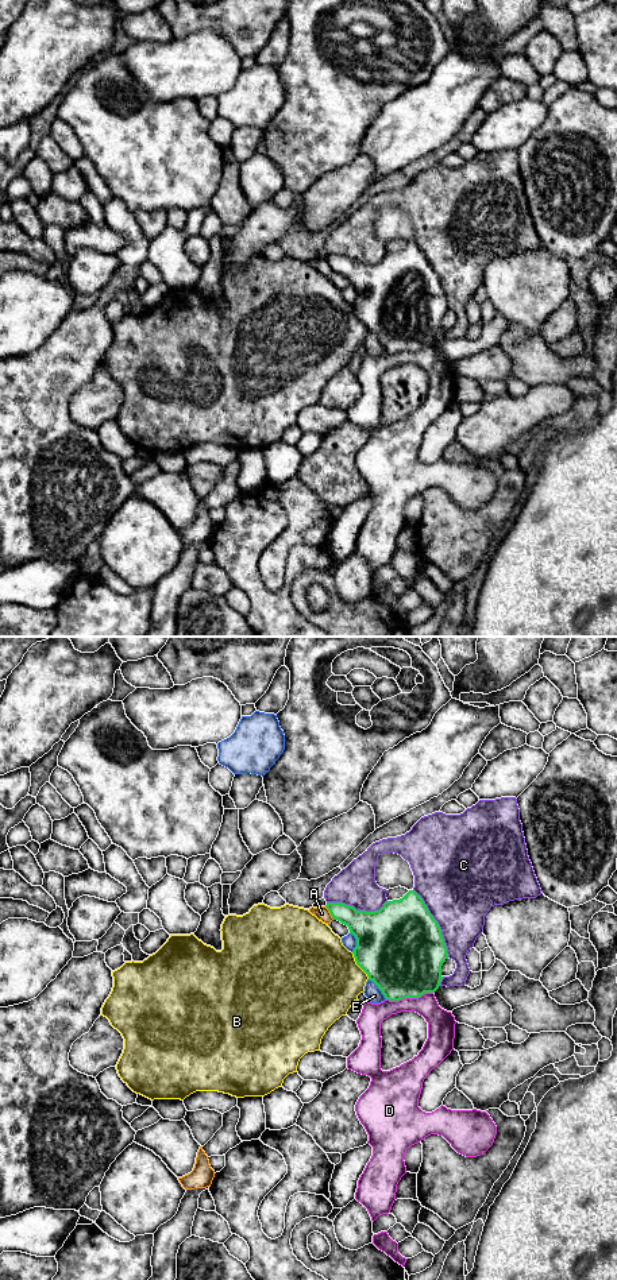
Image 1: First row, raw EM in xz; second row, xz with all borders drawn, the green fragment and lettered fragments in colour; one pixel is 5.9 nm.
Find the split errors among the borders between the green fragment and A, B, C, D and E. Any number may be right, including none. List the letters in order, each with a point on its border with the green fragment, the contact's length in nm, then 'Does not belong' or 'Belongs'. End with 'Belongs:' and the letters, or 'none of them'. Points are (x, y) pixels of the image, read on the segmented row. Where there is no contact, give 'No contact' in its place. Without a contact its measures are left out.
A: Touches green at xz (330, 912). Shared border 100 nm. Does not belong
B: Touches green at xz (358, 965). Shared border 190 nm. Does not belong
C: Touches green at xz (436, 923). Shared border 460 nm. Does not belong
D: Touches green at xz (409, 997). Shared border 280 nm. Does not belong
E: Touches green at xz (378, 987). Shared border 170 nm. Does not belong
Belongs: none of them

